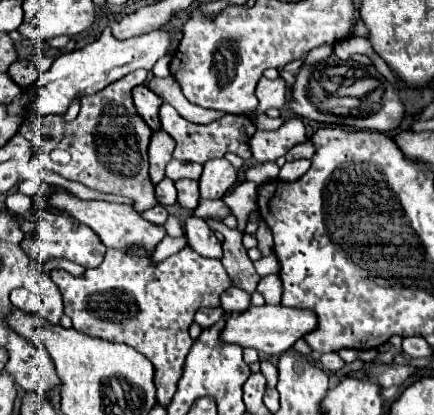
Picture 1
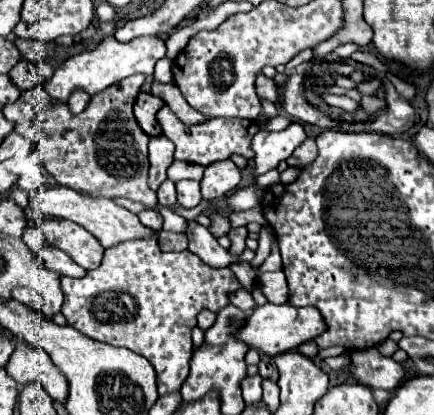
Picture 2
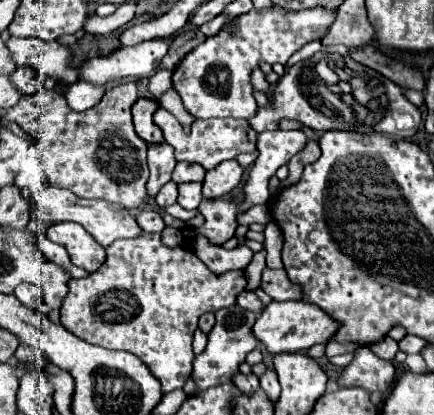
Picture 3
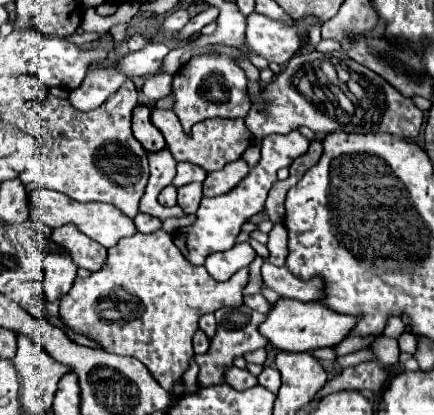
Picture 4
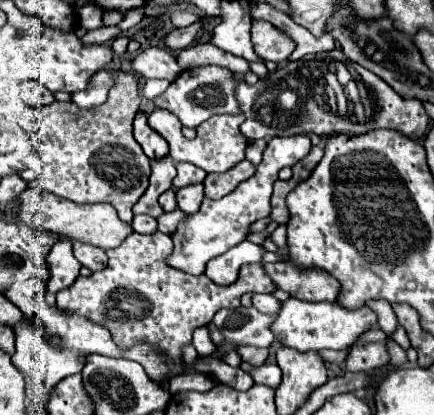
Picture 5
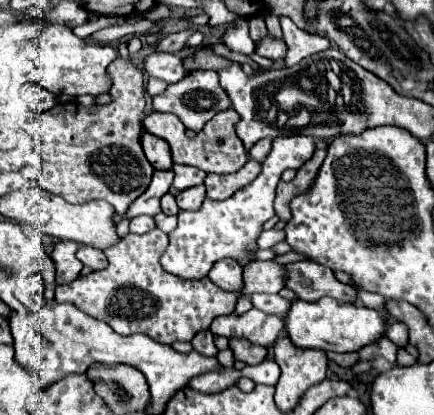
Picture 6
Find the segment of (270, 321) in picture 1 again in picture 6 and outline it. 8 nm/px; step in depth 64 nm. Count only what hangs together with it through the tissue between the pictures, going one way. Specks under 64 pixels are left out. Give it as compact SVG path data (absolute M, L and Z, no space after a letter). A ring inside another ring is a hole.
M322 298L318 302L294 300L290 312L284 316L284 328L298 348L318 348L324 352L358 352L360 348L378 342L386 334L388 326L386 316L378 310L366 308L362 304Z

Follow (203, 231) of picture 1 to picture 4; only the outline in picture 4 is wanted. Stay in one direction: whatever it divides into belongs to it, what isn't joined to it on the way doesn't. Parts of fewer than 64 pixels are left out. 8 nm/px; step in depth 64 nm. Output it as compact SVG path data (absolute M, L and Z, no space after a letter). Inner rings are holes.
M248 242L236 244L234 248L226 250L226 252L216 252L212 256L208 256L206 260L206 270L214 280L228 280L236 270L248 266L252 260L256 258L254 248Z

